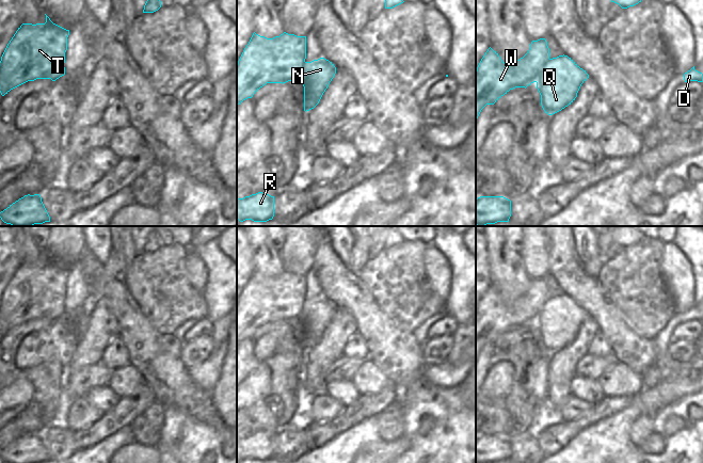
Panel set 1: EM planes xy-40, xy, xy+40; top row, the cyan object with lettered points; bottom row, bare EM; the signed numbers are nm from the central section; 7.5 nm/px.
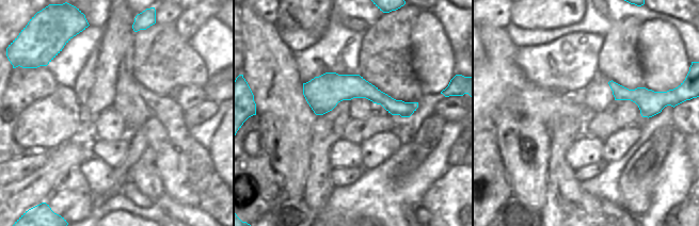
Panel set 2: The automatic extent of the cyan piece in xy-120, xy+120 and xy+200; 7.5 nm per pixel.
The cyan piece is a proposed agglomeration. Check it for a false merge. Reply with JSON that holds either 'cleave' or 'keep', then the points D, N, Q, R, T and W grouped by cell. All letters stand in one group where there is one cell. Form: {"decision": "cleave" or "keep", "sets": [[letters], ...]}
{"decision": "cleave", "sets": [["D", "N", "Q"], ["R", "T", "W"]]}

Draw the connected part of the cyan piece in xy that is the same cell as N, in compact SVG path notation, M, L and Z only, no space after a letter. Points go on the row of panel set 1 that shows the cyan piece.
M324 58L306 62L300 78L304 86L304 111L314 109L336 74L336 67Z

